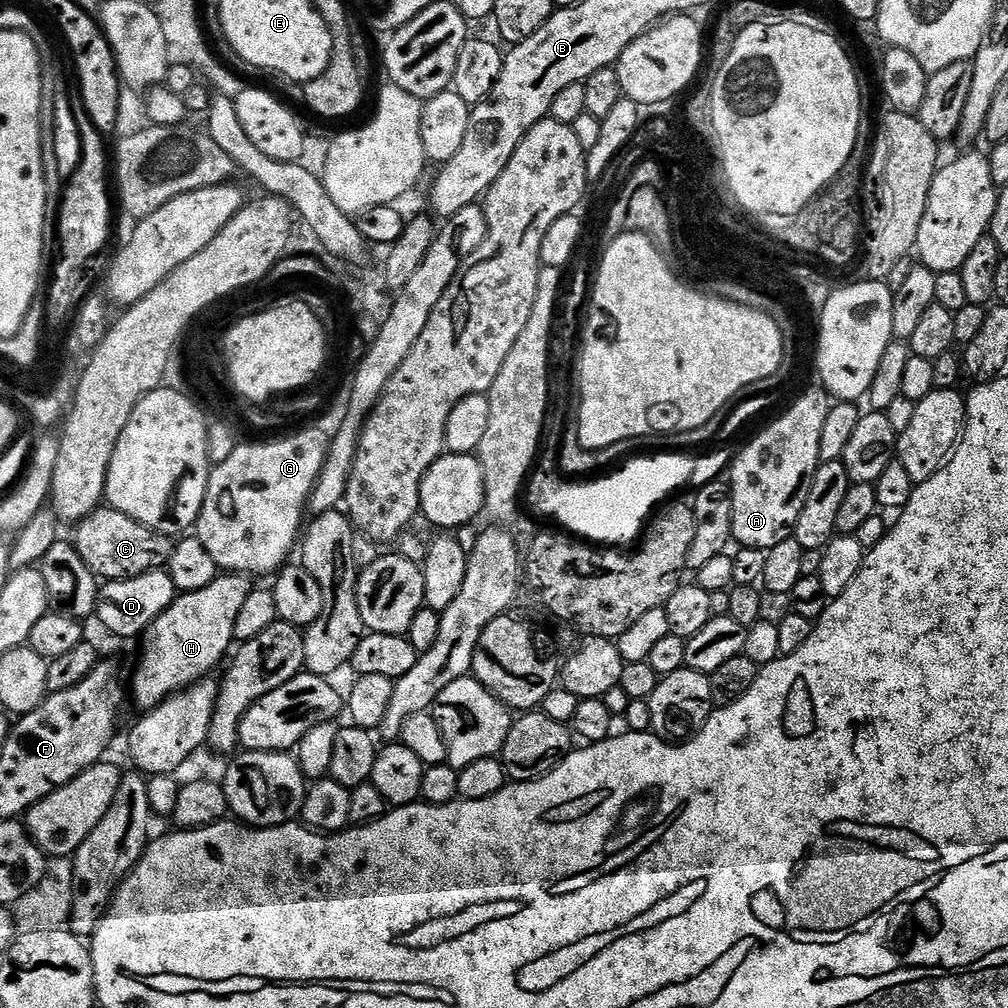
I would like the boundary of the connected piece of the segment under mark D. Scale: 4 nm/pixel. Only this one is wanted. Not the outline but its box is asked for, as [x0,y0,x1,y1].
[95,568,178,640]

